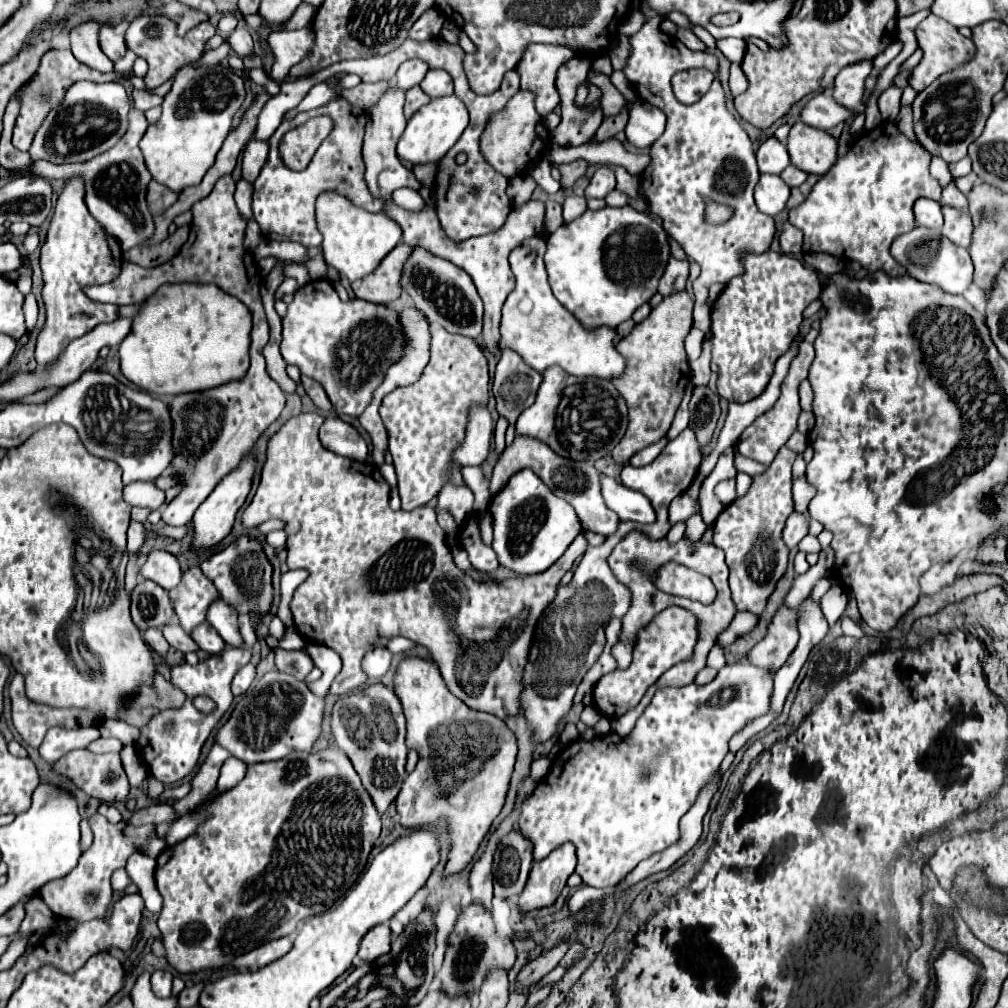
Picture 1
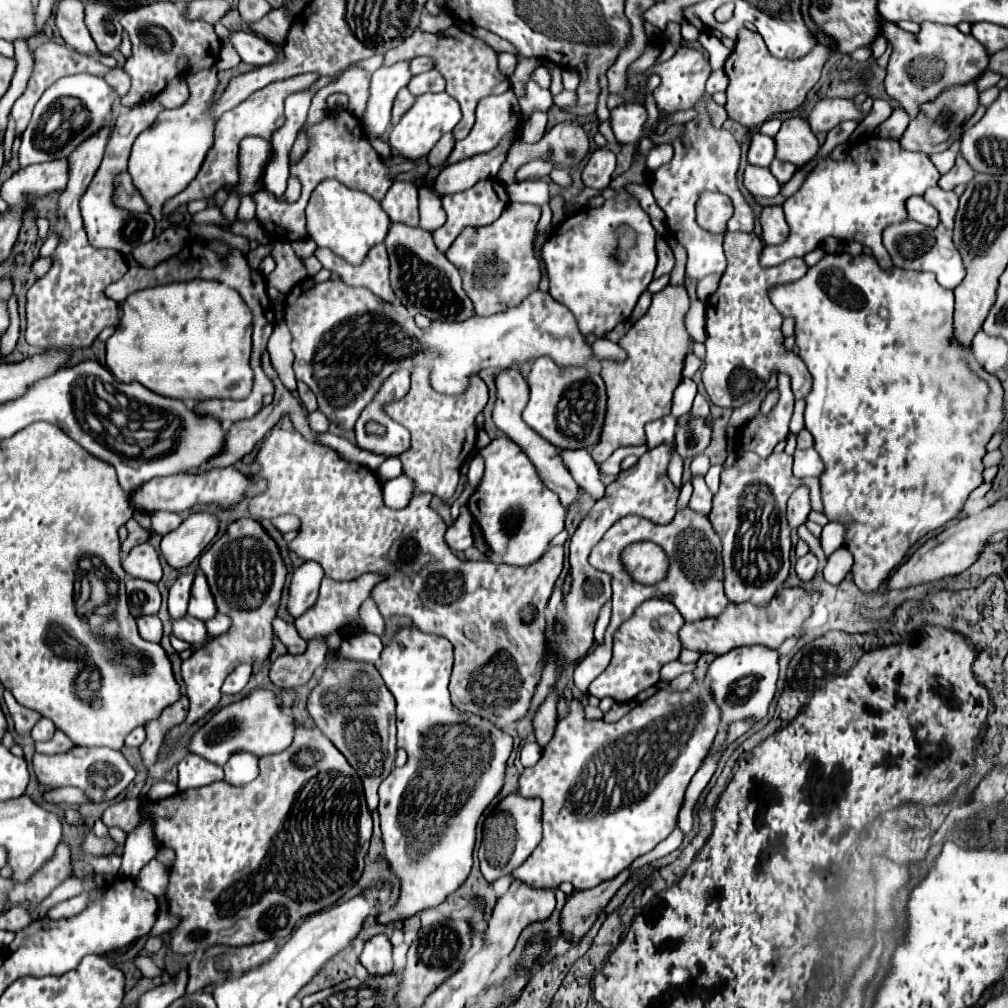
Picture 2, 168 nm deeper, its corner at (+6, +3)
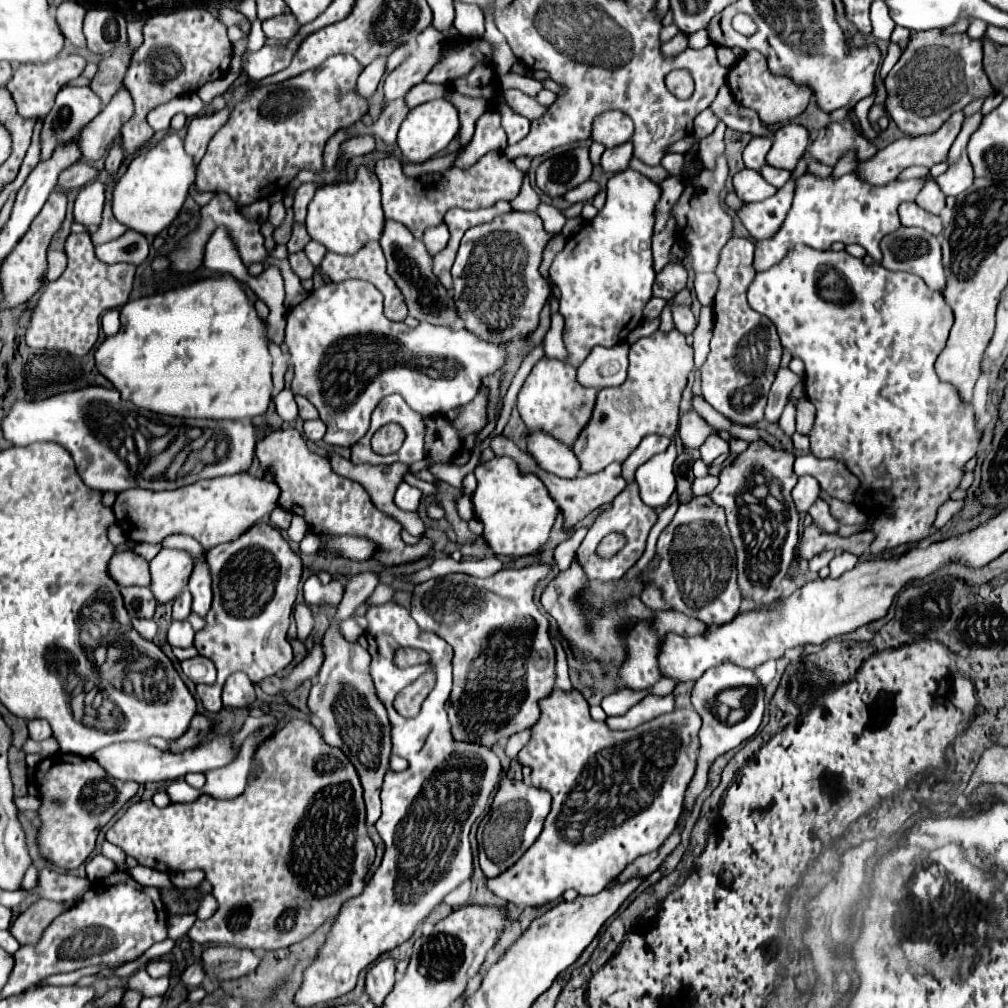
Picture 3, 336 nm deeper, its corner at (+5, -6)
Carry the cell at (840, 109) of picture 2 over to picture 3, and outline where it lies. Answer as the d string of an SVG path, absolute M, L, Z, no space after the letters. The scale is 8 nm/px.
M845 120L819 130L817 140L809 148L809 156L821 164L835 166L843 158L843 154L851 150L855 152L859 162L873 158L878 151L872 142L855 130L855 126L849 120Z

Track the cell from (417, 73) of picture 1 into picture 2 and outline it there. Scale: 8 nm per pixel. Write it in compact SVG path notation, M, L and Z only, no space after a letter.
M414 57L414 59L410 61L410 73L412 73L412 75L420 75L420 73L424 73L424 71L430 71L432 67L434 67L434 63L432 63L430 57Z

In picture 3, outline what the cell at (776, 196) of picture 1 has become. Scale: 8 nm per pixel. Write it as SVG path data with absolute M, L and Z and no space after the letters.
M743 168L733 176L733 188L743 202L761 202L777 192L777 188L765 182L757 170L749 168Z

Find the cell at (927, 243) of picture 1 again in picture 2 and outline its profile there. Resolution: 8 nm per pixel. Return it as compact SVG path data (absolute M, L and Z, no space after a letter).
M904 221L904 223L896 223L884 229L884 247L892 257L894 267L900 269L912 269L912 271L932 271L938 279L938 283L946 289L956 289L956 285L960 285L960 281L966 275L966 269L962 265L962 257L958 253L958 249L954 247L952 235L946 233L946 229L932 229L926 227L918 221Z

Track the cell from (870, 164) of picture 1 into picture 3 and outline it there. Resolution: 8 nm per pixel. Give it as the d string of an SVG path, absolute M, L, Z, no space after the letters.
M803 174L795 180L795 198L783 226L779 228L779 234L775 234L775 238L767 238L767 242L757 242L755 270L769 270L785 258L785 252L791 250L791 246L799 242L815 250L829 250L833 242L859 244L875 262L881 262L881 238L901 226L897 208L901 202L915 200L919 190L923 188L923 182L925 180L893 180L885 186L869 186L855 174L845 174L839 180Z

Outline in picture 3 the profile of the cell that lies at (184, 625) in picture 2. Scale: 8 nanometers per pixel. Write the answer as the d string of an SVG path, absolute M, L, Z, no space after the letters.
M183 620L183 622L171 622L169 632L167 632L167 642L171 646L191 648L193 646L193 636L195 636L195 630L191 628L191 624L187 620Z

